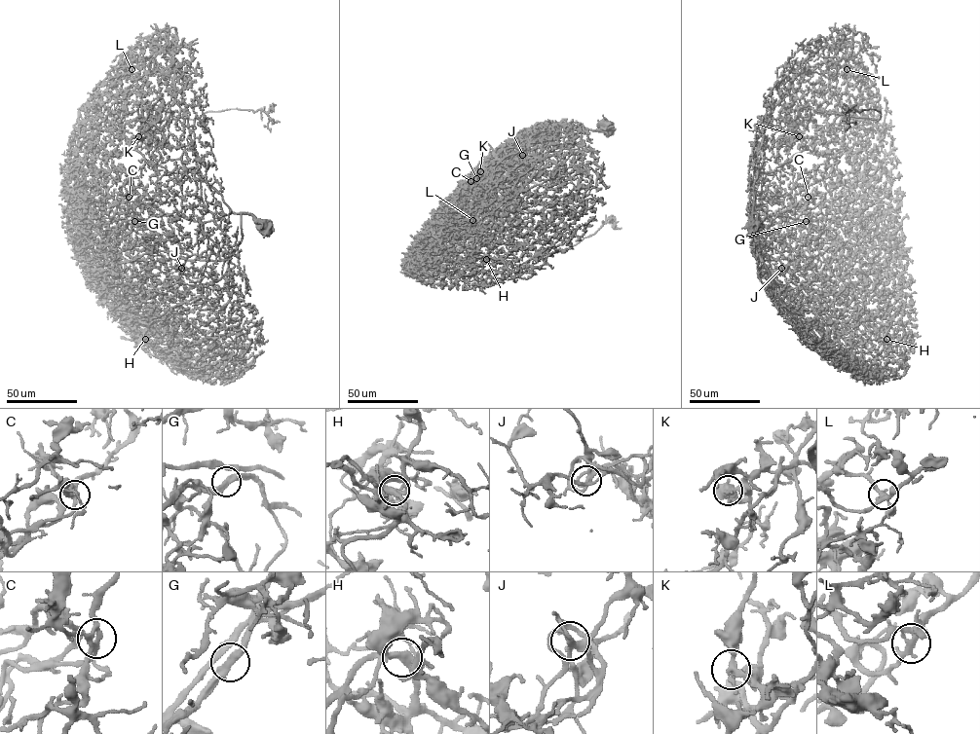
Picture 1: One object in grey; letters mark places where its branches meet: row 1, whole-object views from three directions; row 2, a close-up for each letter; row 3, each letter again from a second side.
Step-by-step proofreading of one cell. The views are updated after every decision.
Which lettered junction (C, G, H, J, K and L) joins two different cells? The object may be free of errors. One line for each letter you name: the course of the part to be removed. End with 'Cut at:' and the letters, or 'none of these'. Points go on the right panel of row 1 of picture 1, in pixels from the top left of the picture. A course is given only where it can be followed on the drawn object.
K: course (799, 136), (793, 122), (800, 108), (877, 120), (881, 112), (853, 109), (844, 115), (847, 123), (854, 122)
Cut at: K

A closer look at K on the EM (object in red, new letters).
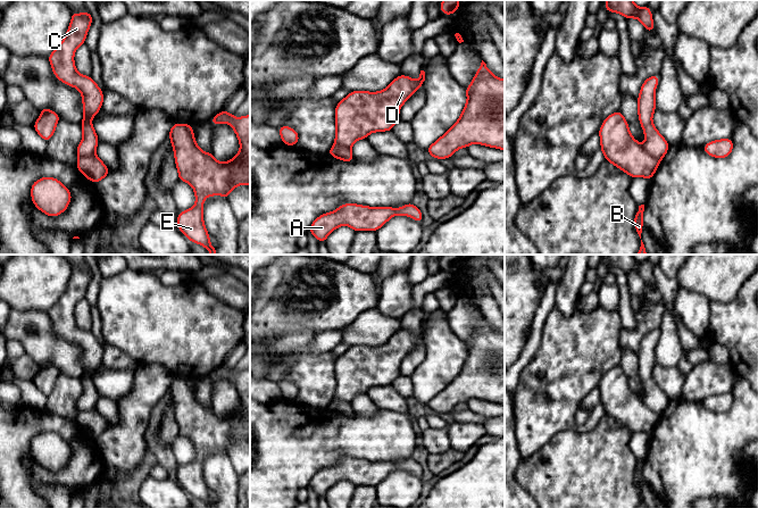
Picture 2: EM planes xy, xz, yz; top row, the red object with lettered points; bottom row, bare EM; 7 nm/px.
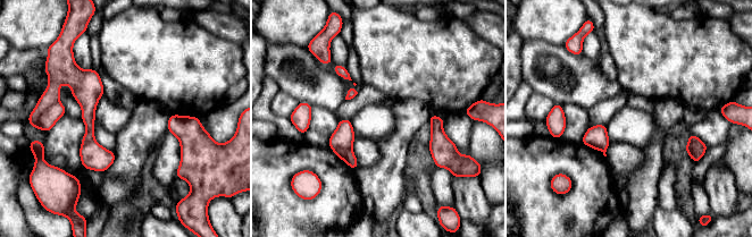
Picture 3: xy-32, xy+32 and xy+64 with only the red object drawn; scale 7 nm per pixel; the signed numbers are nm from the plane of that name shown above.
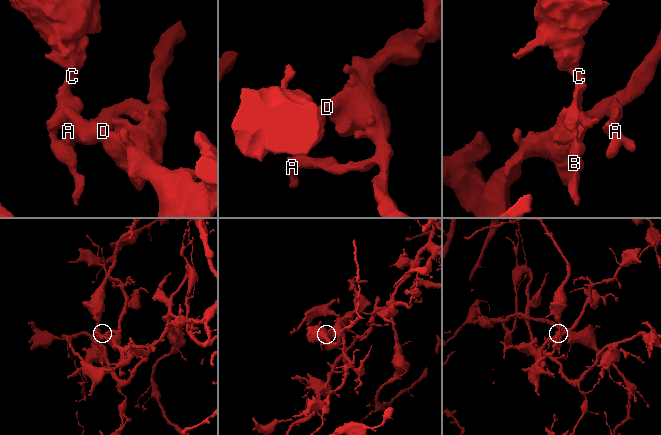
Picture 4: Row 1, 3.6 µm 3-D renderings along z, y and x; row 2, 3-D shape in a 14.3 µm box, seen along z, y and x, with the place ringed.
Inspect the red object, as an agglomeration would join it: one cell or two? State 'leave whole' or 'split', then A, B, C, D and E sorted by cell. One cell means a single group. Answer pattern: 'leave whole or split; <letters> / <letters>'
split; A D E / B C

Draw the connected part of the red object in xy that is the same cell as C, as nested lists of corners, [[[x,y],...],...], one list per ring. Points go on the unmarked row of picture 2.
[[[72,266],[72,275],[64,294],[48,311],[55,331],[60,336],[76,342],[83,351],[83,375],[81,377],[83,393],[76,403],[77,411],[95,408],[99,392],[91,374],[100,366],[103,358],[102,344],[91,331],[80,328],[74,317],[74,308],[80,300],[85,298],[92,275],[93,272],[89,266],[83,268]]]

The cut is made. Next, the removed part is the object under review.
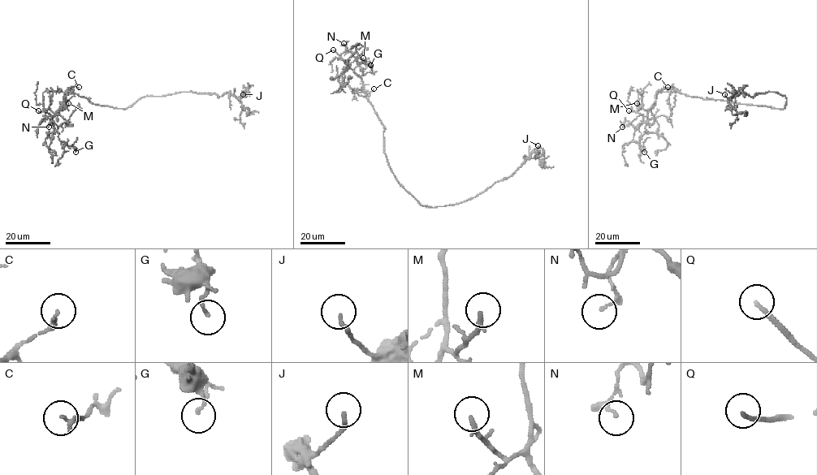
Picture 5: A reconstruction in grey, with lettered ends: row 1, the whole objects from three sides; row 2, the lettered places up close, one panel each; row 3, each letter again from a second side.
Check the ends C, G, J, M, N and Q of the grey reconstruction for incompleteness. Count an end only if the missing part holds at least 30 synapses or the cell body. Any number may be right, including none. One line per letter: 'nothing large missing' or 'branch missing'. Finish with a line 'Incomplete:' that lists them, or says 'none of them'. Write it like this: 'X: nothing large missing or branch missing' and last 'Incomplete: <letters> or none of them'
C: nothing large missing
G: nothing large missing
J: nothing large missing
M: nothing large missing
N: nothing large missing
Q: branch missing
Incomplete: Q

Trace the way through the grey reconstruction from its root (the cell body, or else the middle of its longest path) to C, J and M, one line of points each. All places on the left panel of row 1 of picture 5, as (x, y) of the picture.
C: (103, 105), (92, 104), (89, 99), (72, 91), (75, 86), (79, 87)
J: (103, 105), (126, 109), (146, 96), (181, 92), (215, 93), (218, 97), (228, 92), (240, 98), (243, 94)
M: (103, 105), (92, 104), (89, 99), (69, 88), (64, 93), (64, 103), (59, 109), (62, 110), (68, 103)

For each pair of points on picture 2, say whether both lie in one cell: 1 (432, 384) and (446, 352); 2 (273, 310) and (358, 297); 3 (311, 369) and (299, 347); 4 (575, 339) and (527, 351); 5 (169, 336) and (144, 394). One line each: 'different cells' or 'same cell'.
1: same cell
2: same cell
3: same cell
4: different cells
5: different cells

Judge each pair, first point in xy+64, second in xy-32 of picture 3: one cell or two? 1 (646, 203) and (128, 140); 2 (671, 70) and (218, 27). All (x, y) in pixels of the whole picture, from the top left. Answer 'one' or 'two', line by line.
1: one
2: two

